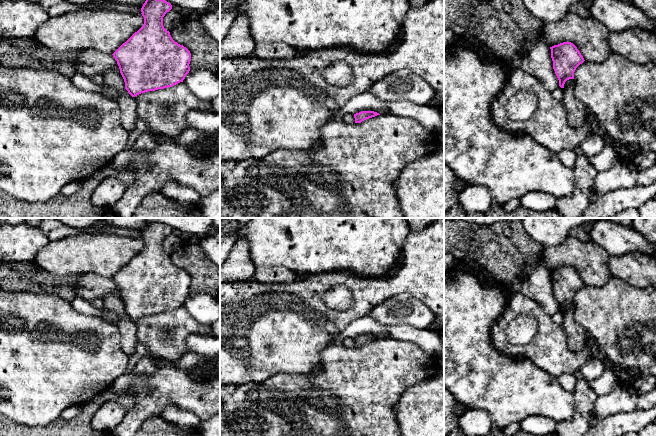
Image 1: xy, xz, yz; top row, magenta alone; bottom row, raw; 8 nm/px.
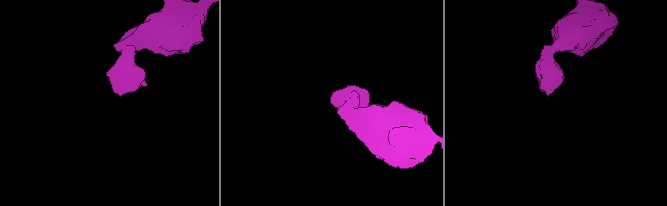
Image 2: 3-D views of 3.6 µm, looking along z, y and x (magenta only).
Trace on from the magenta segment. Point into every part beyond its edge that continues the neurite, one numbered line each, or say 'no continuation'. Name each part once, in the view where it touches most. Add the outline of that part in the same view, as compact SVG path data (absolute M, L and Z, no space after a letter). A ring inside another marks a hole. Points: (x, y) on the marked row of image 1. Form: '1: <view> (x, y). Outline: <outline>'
no continuation

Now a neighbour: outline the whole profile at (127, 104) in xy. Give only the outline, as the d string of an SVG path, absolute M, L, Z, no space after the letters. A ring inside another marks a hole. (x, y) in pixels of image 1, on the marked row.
M108 70L104 73L103 81L106 85L120 92L116 101L121 111L121 124L130 132L134 128L138 118L137 103L135 99L125 89L125 82L121 74Z

